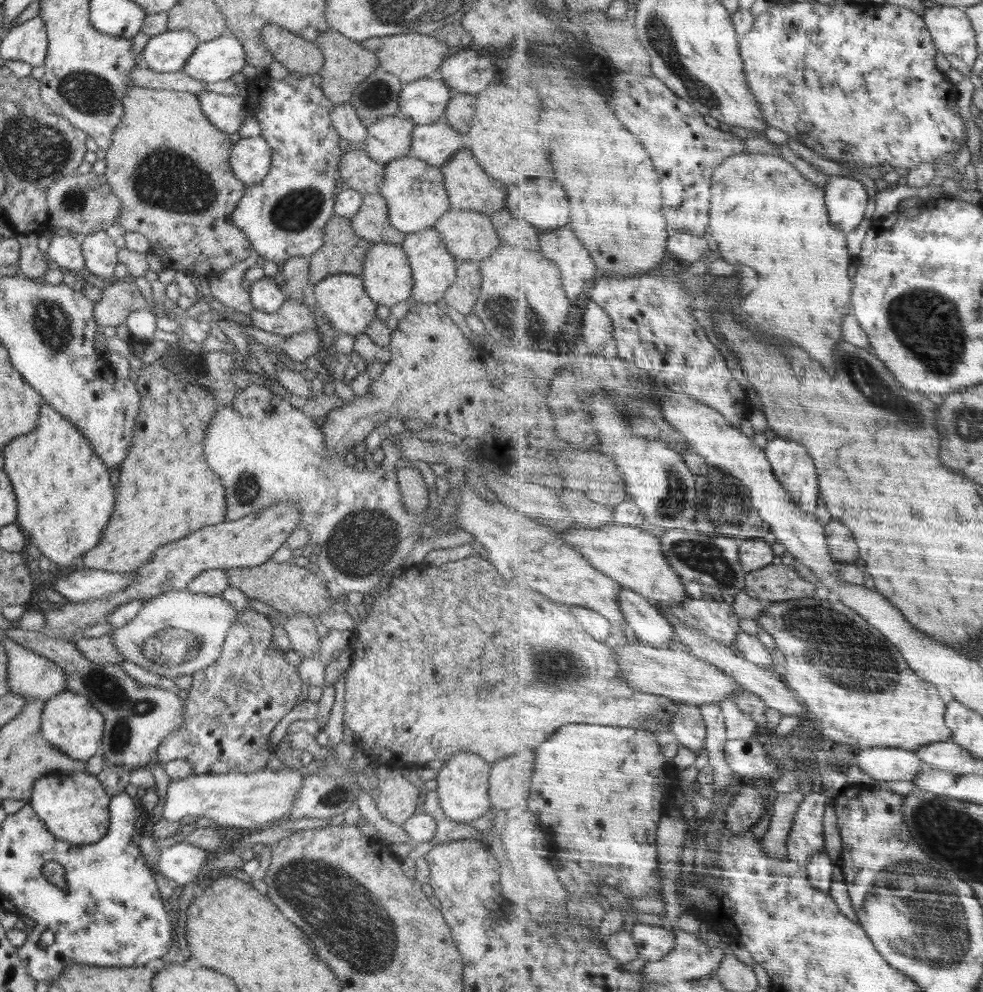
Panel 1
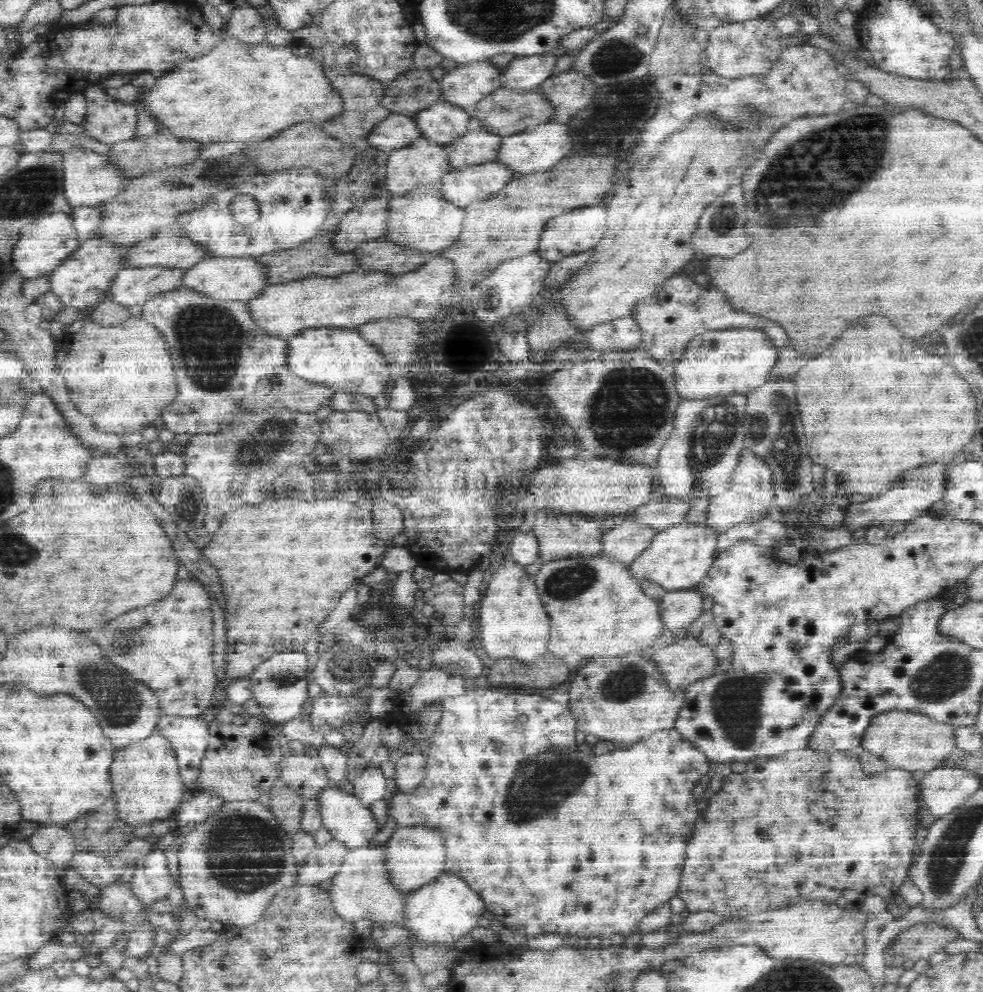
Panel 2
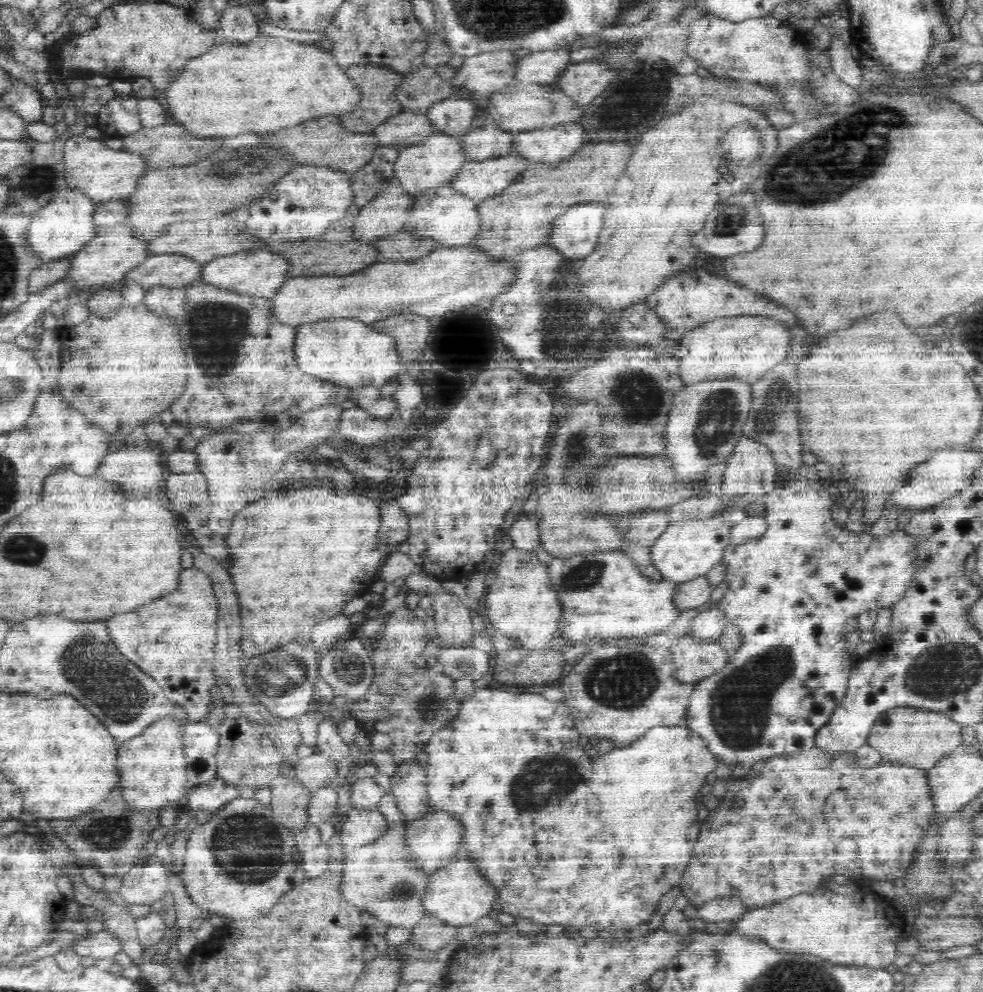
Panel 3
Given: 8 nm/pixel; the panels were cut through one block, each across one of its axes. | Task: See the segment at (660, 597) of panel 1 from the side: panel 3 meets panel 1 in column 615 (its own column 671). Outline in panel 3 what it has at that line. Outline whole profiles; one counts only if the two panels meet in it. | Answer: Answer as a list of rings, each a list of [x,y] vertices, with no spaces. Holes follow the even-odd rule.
[[[722,517],[675,520],[654,541],[652,562],[667,579],[680,583],[692,580],[723,562],[726,547],[731,544],[730,532],[731,525]]]

